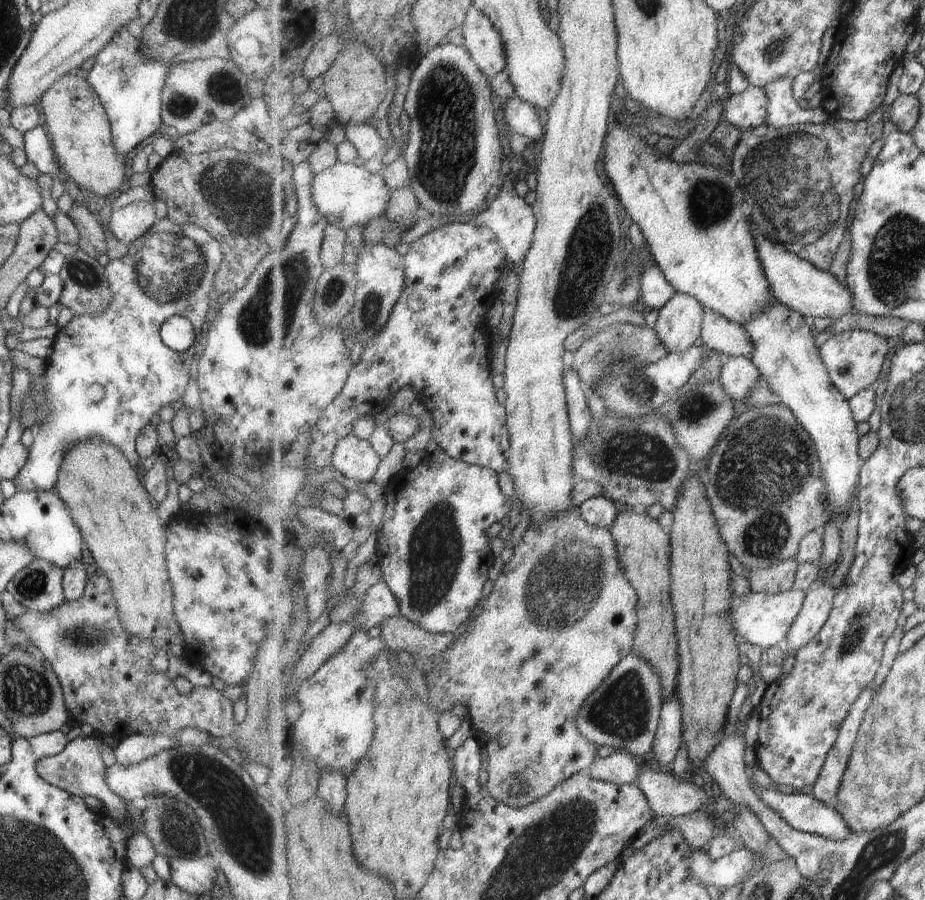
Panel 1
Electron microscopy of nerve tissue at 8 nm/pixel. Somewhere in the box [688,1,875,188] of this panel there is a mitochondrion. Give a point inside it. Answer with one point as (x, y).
(776, 49)

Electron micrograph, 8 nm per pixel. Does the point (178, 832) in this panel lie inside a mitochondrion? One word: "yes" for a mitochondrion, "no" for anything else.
yes

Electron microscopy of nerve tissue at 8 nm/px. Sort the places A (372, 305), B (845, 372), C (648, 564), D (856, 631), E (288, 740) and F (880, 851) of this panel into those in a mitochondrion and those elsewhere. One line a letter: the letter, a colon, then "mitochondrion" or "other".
A: mitochondrion
B: mitochondrion
C: other
D: mitochondrion
E: other
F: mitochondrion

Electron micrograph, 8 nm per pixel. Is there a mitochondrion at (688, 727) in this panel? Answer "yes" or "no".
no

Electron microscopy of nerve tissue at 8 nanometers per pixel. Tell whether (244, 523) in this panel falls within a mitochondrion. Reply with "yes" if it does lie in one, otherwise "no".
no

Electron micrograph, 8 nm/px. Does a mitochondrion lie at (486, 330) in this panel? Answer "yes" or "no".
no

